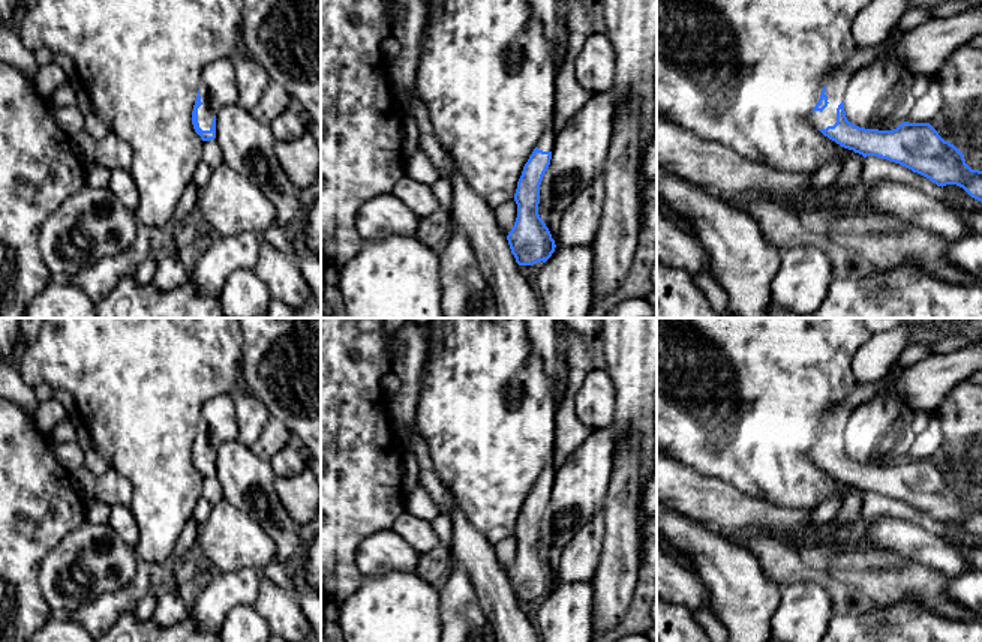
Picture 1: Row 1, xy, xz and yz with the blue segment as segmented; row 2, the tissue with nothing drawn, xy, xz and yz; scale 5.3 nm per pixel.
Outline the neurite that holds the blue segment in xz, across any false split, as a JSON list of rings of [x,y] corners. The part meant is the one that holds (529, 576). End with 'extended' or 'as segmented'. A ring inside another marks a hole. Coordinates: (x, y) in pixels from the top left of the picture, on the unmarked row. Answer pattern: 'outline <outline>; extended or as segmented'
outline [[[549,458],[517,518],[514,530],[517,554],[507,576],[519,602],[546,598],[556,584],[549,564],[538,550],[540,520],[550,501],[553,482],[553,458]]]; extended

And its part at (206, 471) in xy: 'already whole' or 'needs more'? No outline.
needs more

